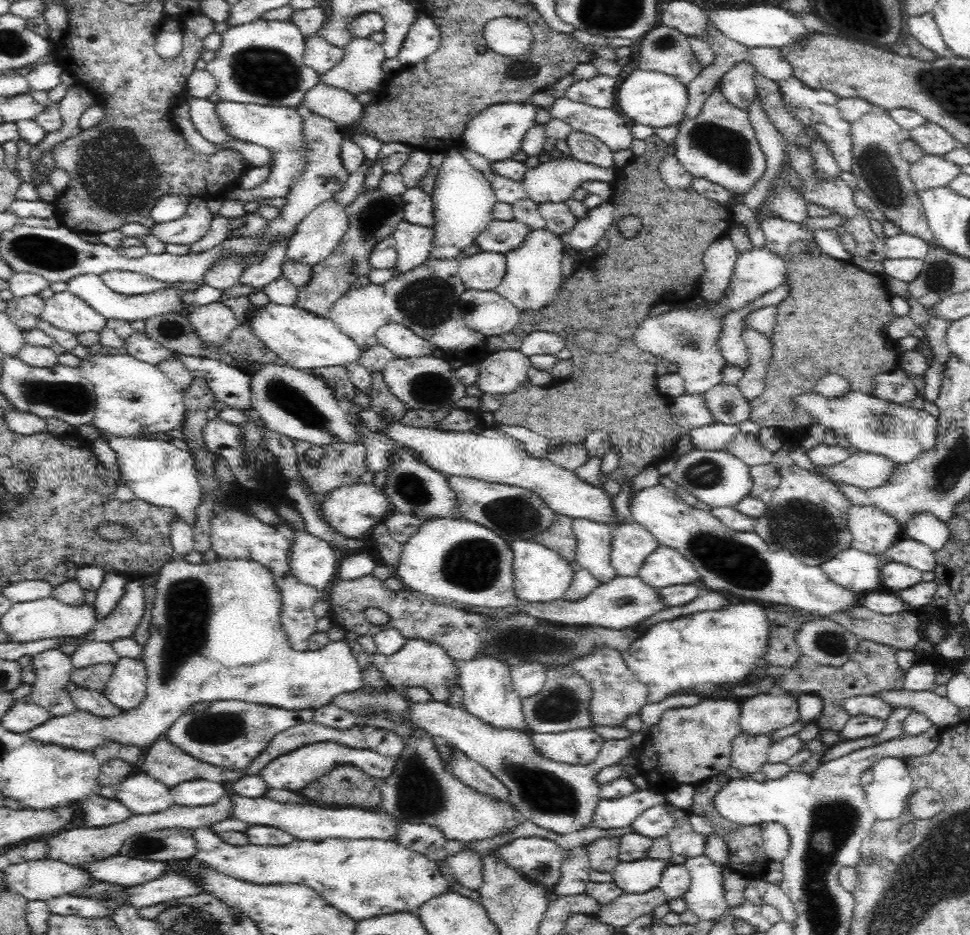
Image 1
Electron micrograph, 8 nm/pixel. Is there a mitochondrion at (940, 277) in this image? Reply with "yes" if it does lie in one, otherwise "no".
yes

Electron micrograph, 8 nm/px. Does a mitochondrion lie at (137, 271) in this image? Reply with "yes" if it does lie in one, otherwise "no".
no

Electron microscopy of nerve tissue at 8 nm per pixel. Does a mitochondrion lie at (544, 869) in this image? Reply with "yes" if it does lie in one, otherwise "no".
yes

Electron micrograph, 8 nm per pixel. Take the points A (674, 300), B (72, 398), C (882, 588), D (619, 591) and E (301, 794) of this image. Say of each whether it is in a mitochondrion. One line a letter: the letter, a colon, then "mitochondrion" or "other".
A: other
B: mitochondrion
C: other
D: other
E: other

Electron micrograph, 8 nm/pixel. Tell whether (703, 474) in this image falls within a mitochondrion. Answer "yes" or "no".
yes

